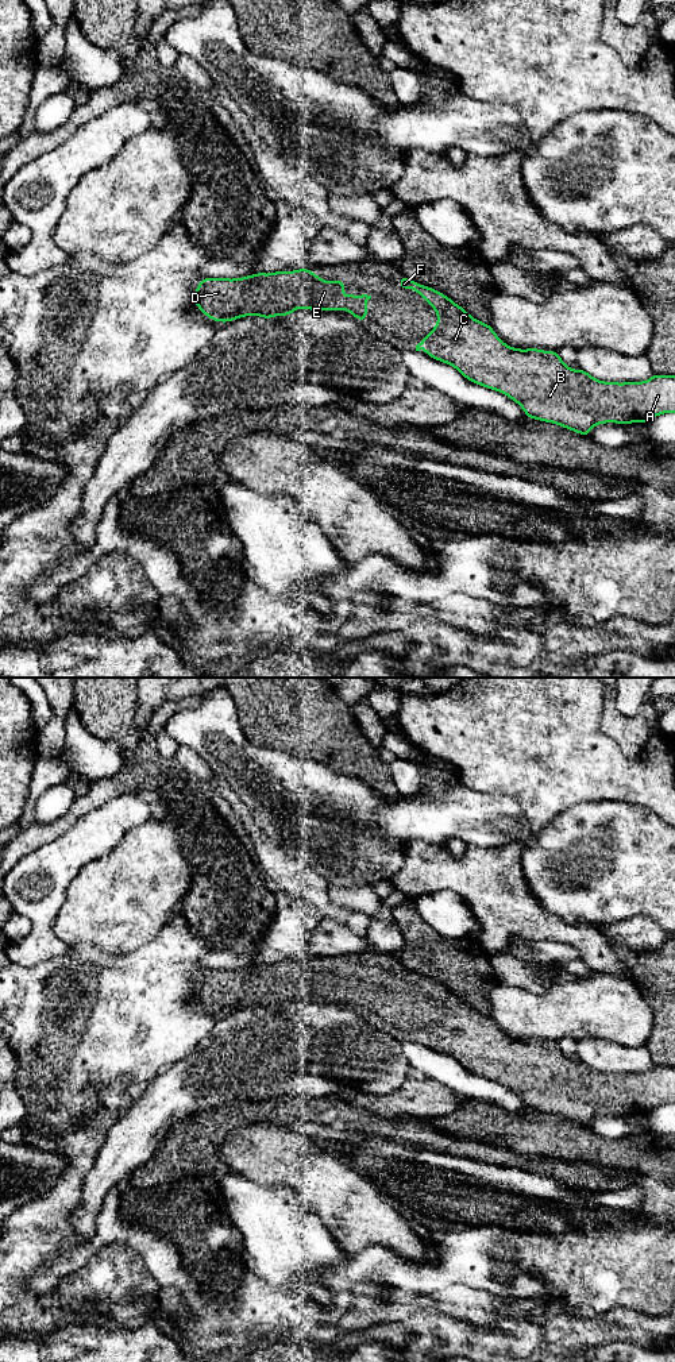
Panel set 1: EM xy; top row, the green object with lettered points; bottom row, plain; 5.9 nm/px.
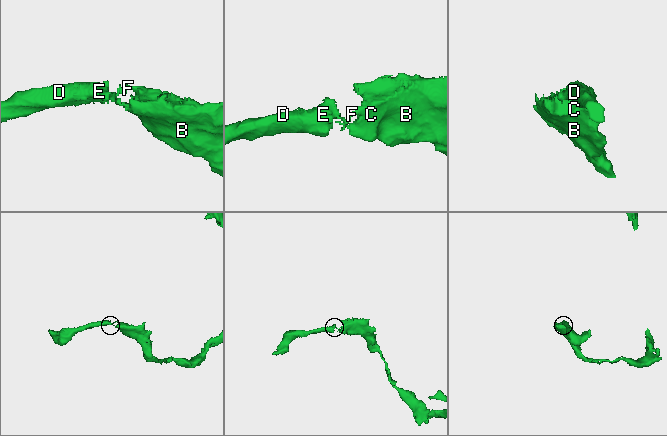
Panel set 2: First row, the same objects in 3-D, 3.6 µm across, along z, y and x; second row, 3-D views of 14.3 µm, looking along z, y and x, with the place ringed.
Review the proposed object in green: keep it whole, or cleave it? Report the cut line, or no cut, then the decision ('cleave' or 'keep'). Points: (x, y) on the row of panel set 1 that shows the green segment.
no cut | keep

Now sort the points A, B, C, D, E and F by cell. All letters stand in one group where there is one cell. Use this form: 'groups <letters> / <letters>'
groups A B C D E F

